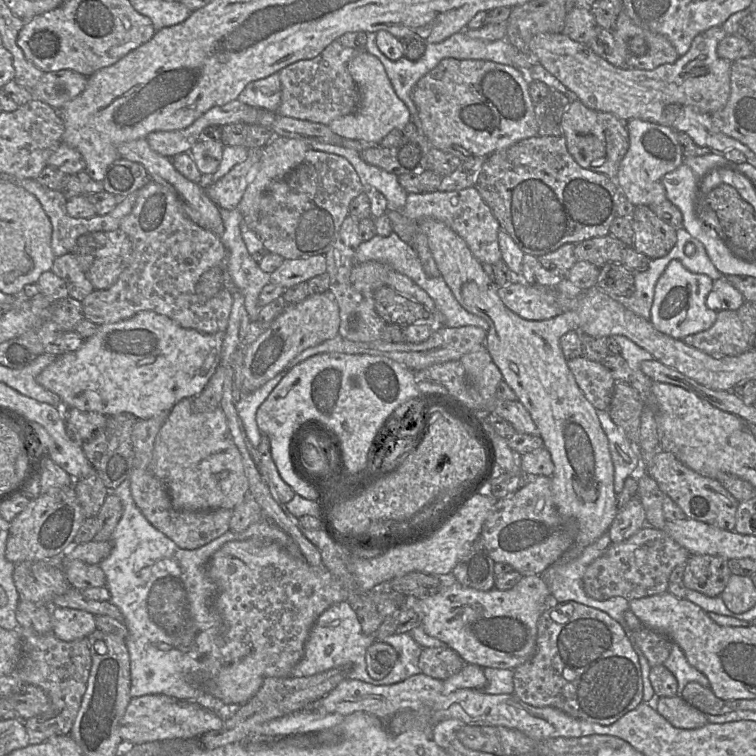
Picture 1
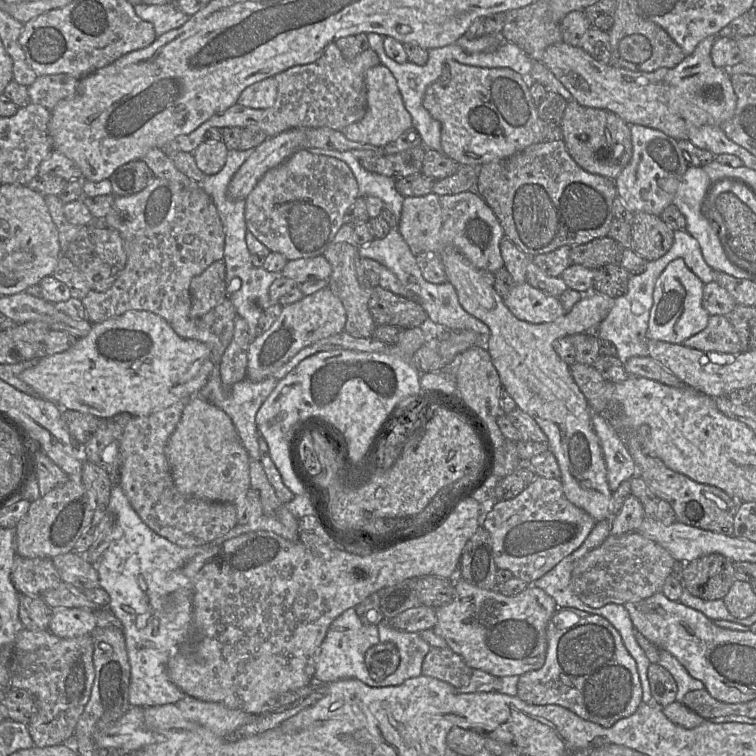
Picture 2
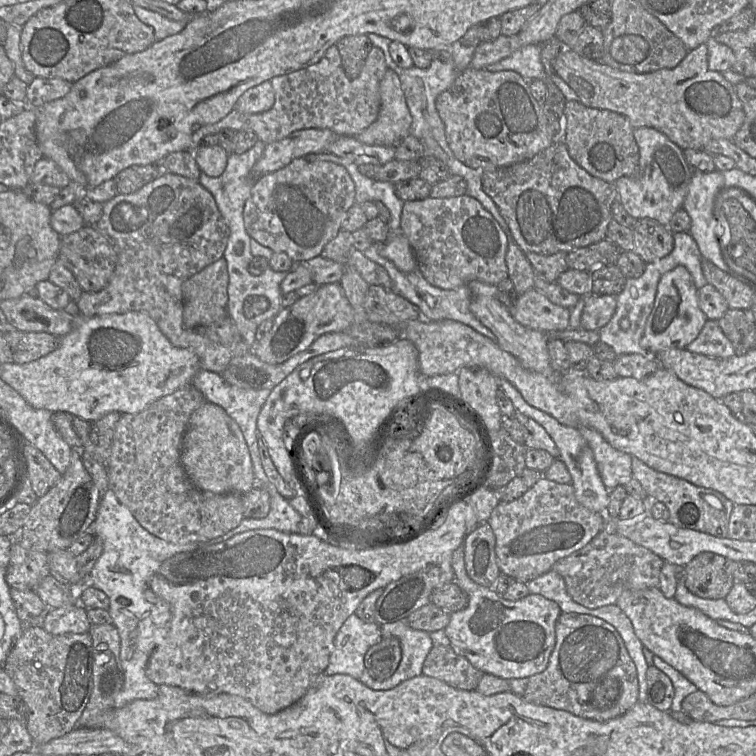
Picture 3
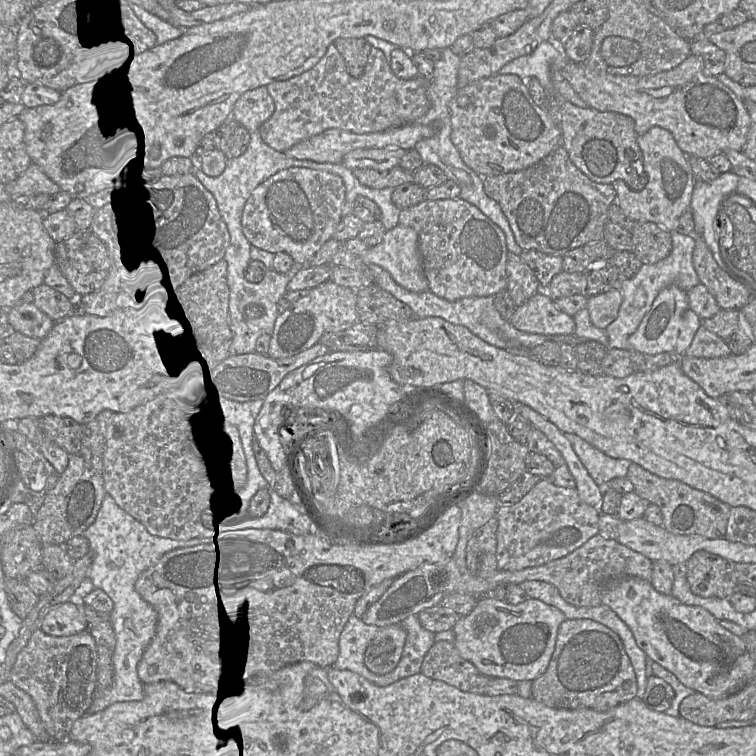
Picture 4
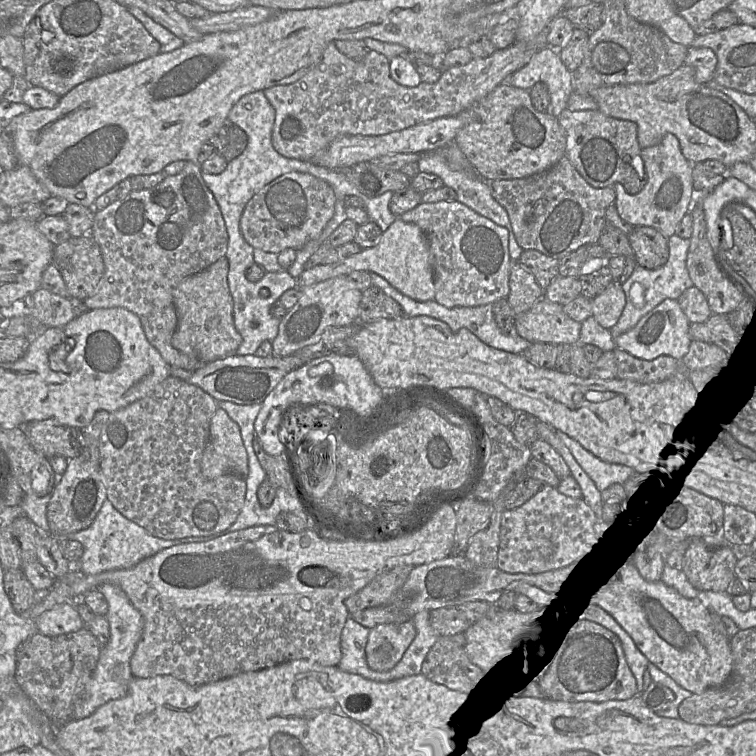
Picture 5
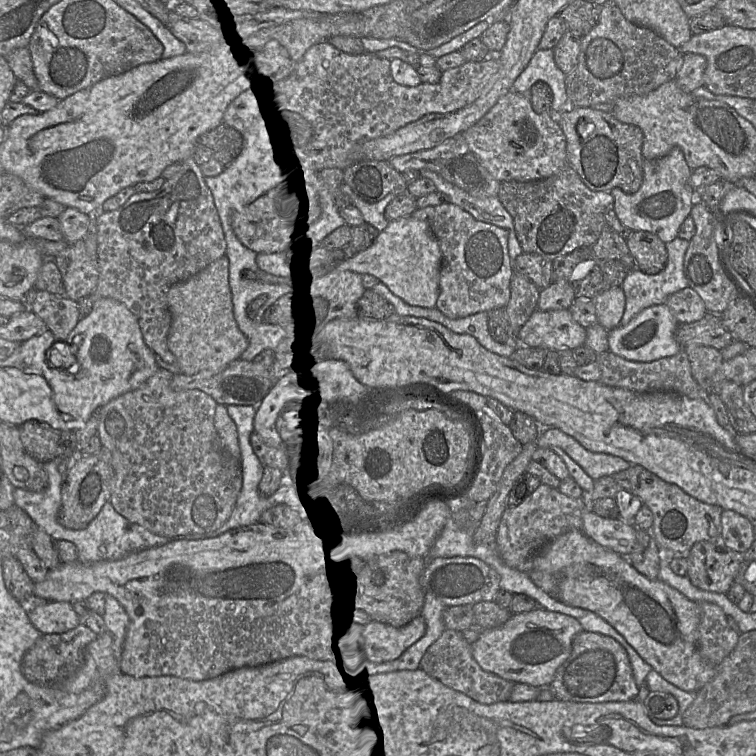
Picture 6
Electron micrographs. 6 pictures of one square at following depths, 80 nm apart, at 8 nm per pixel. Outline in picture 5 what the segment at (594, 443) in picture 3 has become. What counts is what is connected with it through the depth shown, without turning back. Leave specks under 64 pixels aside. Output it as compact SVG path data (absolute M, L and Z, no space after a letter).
M556 430L556 433L569 448L579 465L594 481L600 492L616 481L624 481L626 484L626 478L632 470L630 466L604 461L586 450L578 441L564 432Z

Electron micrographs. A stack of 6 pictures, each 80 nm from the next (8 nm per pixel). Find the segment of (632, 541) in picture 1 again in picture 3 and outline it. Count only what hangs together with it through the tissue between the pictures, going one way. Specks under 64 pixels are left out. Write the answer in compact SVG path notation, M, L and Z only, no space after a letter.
M604 529L584 547L559 560L552 570L562 576L567 592L575 602L596 609L615 604L624 591L658 588L664 562L647 548Z

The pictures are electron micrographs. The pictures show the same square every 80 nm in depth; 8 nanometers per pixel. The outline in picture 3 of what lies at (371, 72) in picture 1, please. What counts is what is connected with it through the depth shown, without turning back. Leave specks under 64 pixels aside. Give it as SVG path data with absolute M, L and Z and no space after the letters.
M387 69L379 85L381 105L377 119L355 138L367 145L396 146L410 133L412 117L398 75Z

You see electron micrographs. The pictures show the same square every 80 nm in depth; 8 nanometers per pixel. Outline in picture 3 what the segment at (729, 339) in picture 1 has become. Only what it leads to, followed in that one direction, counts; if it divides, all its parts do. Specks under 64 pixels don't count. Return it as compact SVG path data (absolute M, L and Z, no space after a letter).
M707 320L697 338L686 349L690 352L717 358L730 358L736 355L732 343L716 320Z

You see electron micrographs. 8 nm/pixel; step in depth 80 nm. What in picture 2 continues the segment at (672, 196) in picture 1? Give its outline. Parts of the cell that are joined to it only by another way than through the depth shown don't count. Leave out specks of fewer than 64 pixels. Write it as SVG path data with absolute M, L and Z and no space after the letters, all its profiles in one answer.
M689 166L675 193L673 203L686 218L686 231L696 240L702 229L711 230L711 223L702 213L702 204L711 192L717 180L710 180L703 168Z

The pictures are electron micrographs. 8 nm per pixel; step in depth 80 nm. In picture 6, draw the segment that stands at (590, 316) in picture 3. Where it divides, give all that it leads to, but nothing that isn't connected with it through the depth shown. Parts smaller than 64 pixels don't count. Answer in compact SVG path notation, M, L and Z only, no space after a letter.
M621 286L611 287L594 299L598 323L607 331L620 326L623 317L626 297Z

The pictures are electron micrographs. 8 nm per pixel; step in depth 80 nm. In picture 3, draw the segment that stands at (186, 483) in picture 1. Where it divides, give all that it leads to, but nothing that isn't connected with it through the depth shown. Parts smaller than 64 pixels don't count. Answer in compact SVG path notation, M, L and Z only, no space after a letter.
M205 401L189 418L181 442L181 463L191 483L215 494L245 494L251 490L254 472L248 446L238 424L218 405Z

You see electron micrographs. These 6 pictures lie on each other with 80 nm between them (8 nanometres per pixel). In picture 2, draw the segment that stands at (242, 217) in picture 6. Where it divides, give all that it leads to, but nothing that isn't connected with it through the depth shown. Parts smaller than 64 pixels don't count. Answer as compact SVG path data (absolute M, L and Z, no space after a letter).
M301 149L281 165L270 169L246 198L246 227L271 252L283 254L288 261L313 258L323 254L327 249L345 223L347 209L357 197L357 180L345 162Z

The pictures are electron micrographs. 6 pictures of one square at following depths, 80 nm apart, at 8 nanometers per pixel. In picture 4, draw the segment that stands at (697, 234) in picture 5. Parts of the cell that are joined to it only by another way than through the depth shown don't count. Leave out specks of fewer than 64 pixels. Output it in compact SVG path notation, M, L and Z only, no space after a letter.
M695 235L692 263L700 283L715 298L721 310L741 310L751 300L752 294L718 266L699 235Z

